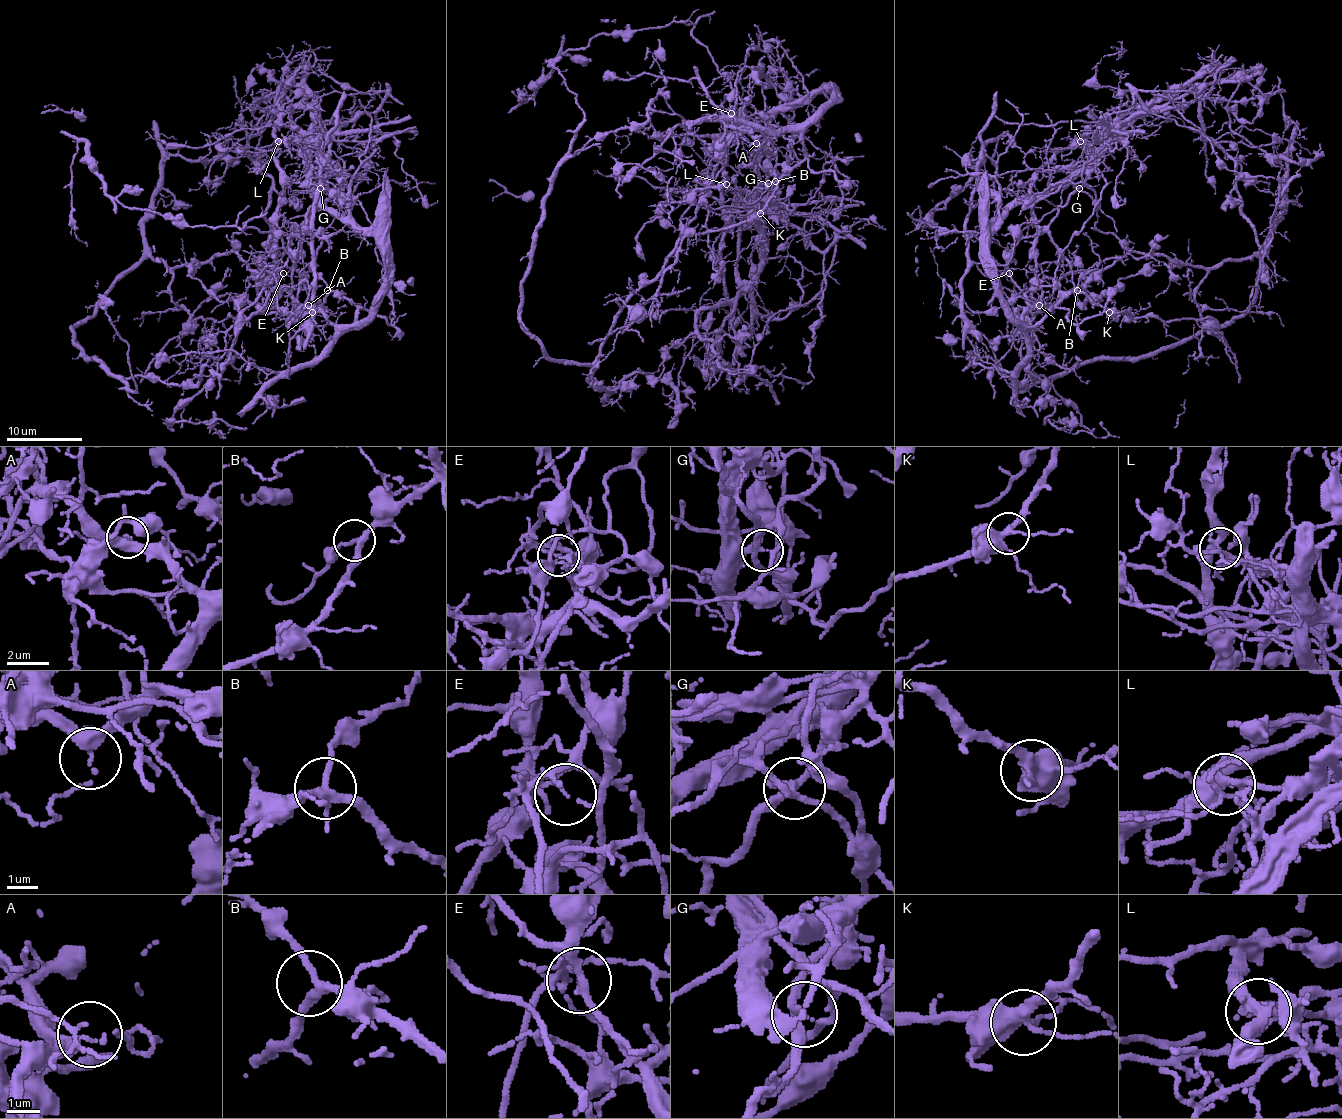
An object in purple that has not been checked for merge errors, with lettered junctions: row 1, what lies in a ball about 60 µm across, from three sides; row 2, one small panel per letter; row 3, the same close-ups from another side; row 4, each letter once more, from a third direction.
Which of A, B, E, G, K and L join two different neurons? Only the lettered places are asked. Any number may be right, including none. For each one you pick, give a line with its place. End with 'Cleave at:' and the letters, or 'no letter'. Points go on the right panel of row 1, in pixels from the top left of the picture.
E: place (1009, 273)
G: place (1079, 188)
L: place (1080, 141)
Cleave at: E, G, L

